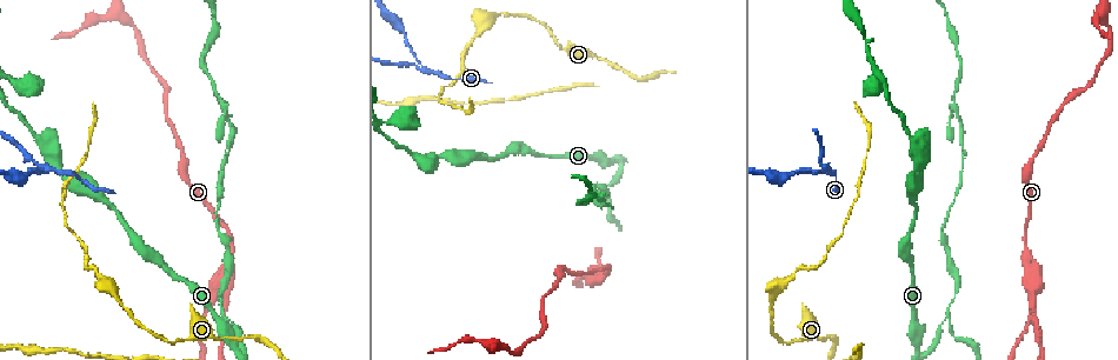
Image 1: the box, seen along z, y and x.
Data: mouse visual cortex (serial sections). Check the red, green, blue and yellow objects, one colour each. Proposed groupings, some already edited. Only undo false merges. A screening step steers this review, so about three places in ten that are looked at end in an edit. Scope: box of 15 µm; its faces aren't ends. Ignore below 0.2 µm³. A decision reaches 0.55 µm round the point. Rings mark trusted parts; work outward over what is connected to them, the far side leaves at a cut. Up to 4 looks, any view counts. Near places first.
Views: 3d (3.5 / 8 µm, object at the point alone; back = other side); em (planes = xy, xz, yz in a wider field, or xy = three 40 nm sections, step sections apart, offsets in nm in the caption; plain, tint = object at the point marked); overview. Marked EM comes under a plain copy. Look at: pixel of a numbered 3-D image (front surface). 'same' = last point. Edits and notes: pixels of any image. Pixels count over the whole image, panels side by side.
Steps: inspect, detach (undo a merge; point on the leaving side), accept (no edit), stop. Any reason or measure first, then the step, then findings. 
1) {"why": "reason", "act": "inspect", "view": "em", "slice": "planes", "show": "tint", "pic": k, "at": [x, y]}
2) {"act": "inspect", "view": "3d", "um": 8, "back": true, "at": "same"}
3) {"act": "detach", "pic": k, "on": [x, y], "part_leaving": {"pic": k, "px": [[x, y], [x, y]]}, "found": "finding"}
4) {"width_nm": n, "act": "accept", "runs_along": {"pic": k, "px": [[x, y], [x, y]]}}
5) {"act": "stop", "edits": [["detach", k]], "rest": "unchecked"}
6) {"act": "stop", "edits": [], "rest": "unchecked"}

{"why": "calibre changes", "act": "inspect", "view": "3d", "um": 3.5, "back": true, "pic": 1, "at": [424, 69]}

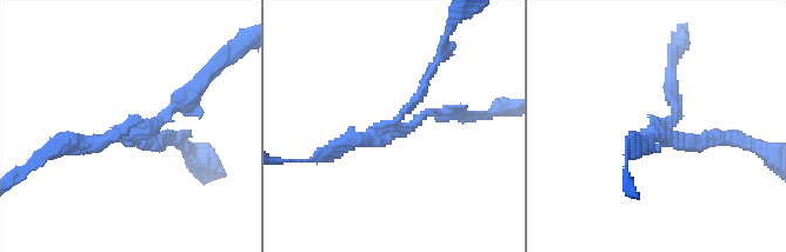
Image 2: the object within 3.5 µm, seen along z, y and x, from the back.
{"why": "now the EM", "act": "inspect", "view": "em", "slice": "xy", "step": 2, "show": "tint", "pic": 2, "at": [130, 138]}

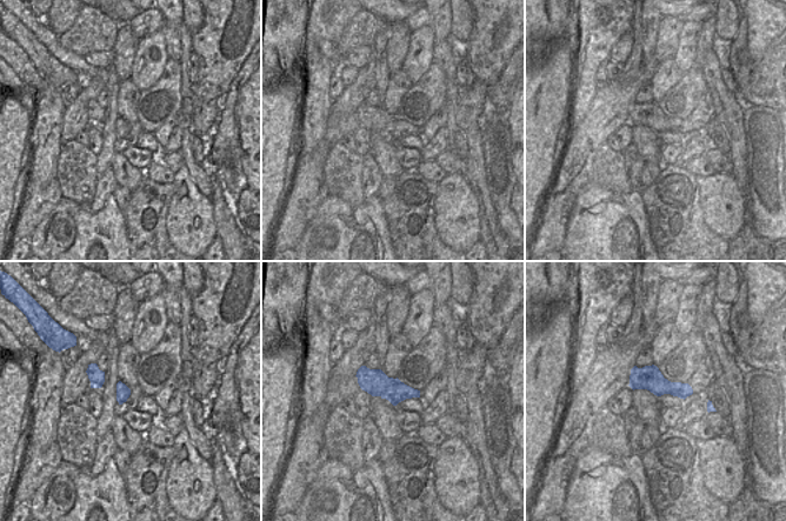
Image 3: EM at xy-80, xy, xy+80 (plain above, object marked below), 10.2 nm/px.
{"act": "detach", "pic": 2, "on": [721, 140], "part_leaving": {"pic": 2, "px": [[686, 141], [740, 138], [771, 156]]}, "found": "two cells meet here"}

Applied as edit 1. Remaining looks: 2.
{"act": "inspect", "view": "overview"}

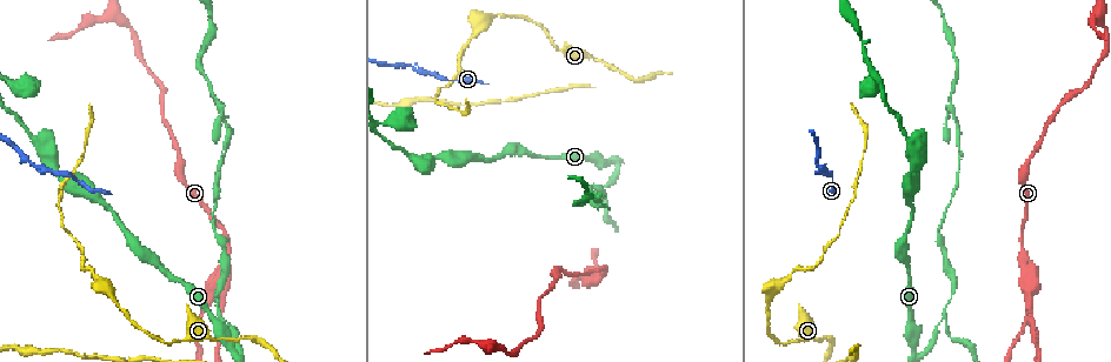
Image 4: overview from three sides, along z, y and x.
{"why": "arms part here", "act": "inspect", "view": "3d", "um": 3.5, "back": true, "pic": 4, "at": [223, 291]}

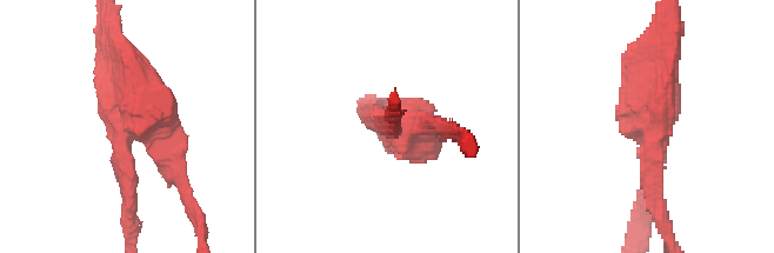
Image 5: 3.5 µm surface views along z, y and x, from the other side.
{"act": "detach", "pic": 5, "on": [141, 85], "found": "two cells meet here"}

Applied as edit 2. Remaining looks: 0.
{"act": "stop", "edits": [["detach", 2], ["detach", 5]], "rest": "unchecked"}

